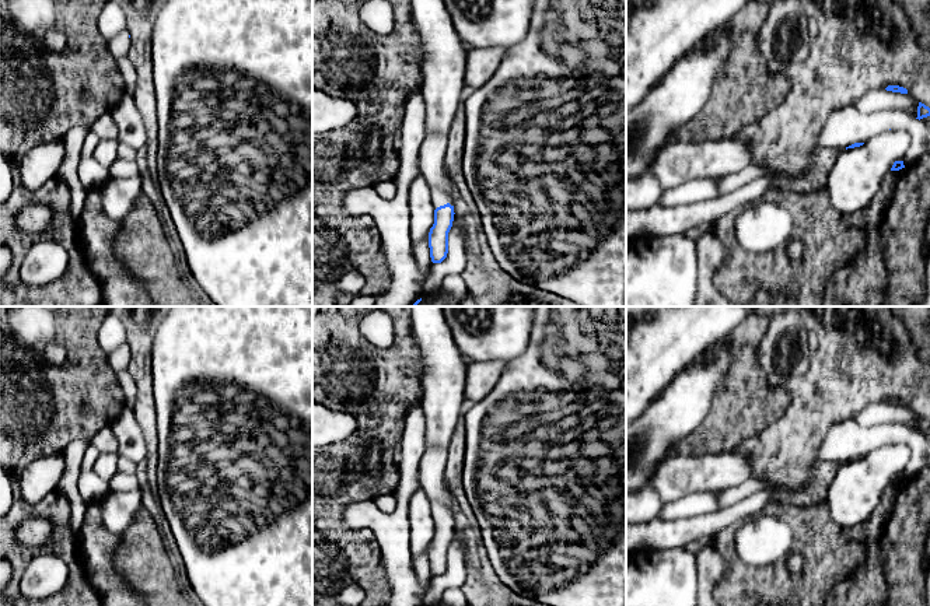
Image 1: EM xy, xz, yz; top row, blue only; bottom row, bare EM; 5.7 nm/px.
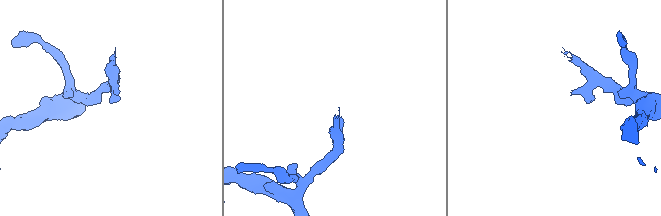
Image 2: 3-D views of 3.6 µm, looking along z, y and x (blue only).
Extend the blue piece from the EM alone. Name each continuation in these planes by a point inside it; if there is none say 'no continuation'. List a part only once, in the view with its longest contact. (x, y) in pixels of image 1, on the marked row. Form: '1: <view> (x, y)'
1: xz (439, 198)

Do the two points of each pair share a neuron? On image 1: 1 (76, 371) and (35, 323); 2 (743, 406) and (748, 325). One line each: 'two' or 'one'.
1: one
2: one

